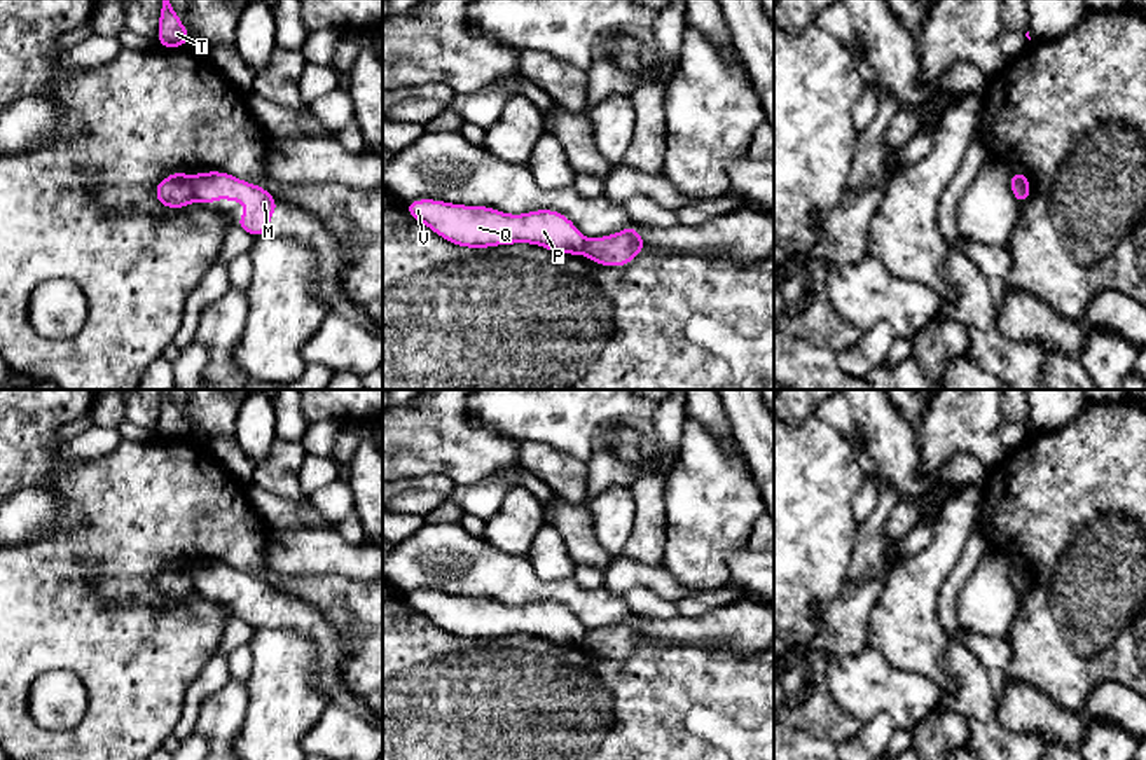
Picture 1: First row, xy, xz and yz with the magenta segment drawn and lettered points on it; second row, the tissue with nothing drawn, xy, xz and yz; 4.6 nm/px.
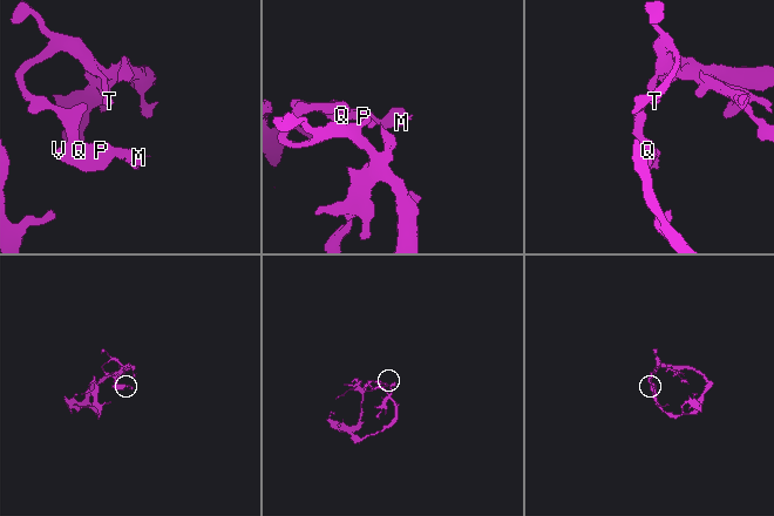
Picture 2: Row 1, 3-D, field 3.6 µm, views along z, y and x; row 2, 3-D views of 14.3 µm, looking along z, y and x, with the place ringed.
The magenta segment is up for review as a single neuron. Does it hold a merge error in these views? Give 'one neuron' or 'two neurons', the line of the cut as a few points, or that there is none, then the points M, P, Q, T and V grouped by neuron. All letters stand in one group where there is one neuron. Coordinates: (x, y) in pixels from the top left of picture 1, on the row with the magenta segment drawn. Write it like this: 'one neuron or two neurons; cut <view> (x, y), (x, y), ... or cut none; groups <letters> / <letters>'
two neurons; cut xy (189, 177), (196, 200); groups M / P Q T V

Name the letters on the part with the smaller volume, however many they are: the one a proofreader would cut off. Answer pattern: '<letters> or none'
M

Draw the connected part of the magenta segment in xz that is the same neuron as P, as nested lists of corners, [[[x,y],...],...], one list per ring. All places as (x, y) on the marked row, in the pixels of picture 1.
[[[414,199],[405,211],[445,241],[463,248],[529,243],[554,253],[582,253],[587,243],[578,227],[557,210],[510,215],[491,206],[466,206],[438,199]]]

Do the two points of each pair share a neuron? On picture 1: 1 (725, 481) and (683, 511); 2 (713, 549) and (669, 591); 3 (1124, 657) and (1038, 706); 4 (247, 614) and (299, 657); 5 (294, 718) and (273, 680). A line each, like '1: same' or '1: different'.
1: same
2: different
3: different
4: different
5: same

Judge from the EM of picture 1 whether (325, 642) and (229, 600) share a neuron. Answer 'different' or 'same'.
same

